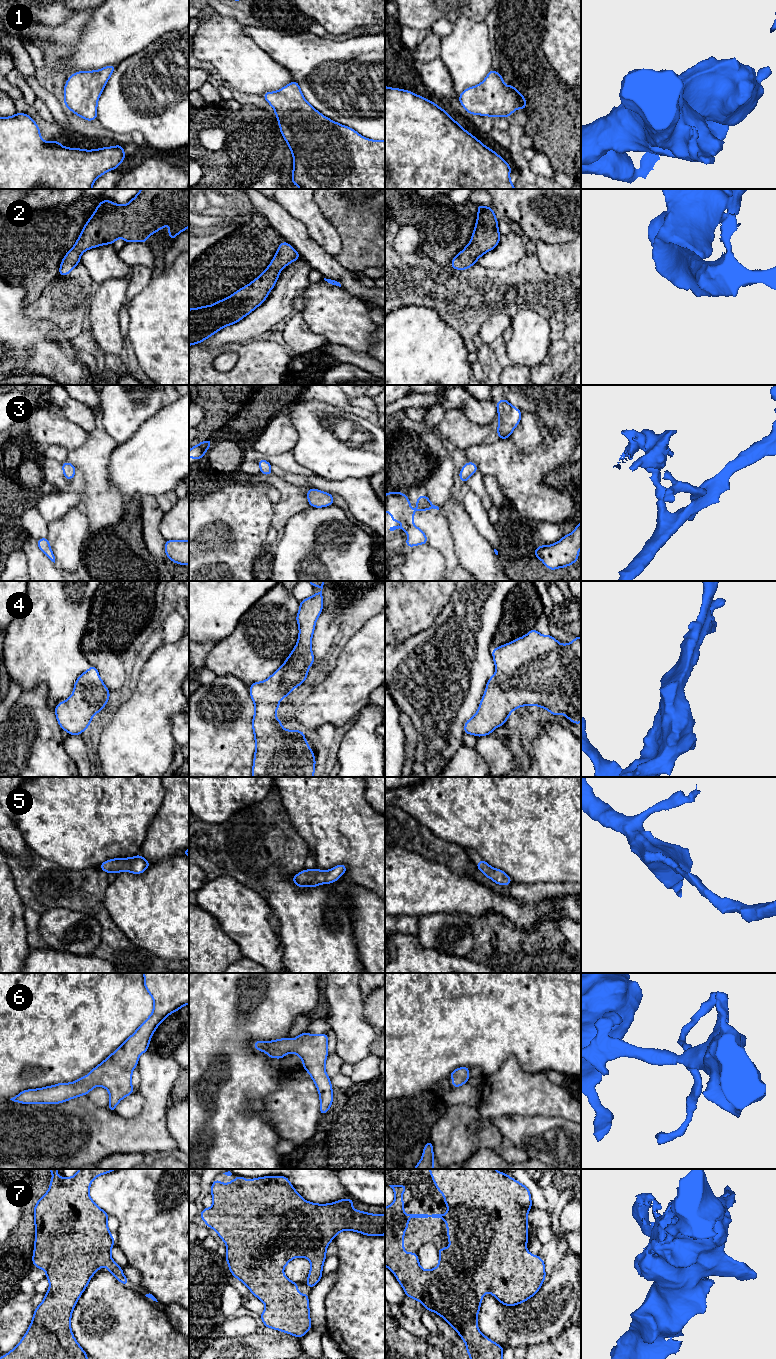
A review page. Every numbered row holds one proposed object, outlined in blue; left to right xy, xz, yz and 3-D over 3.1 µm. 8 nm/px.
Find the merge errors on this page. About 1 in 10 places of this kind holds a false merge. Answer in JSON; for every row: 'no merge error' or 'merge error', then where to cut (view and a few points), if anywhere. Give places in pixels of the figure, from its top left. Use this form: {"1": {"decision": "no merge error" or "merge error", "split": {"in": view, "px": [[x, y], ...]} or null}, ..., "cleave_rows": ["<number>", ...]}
{"1": {"decision": "no merge error", "split": null}, "2": {"decision": "no merge error", "split": null}, "3": {"decision": "no merge error", "split": null}, "4": {"decision": "no merge error", "split": null}, "5": {"decision": "no merge error", "split": null}, "6": {"decision": "no merge error", "split": null}, "7": {"decision": "no merge error", "split": null}, "cleave_rows": []}

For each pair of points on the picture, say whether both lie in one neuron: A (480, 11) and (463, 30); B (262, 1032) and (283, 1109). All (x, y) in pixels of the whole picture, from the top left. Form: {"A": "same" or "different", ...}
{"A": "different", "B": "different"}

